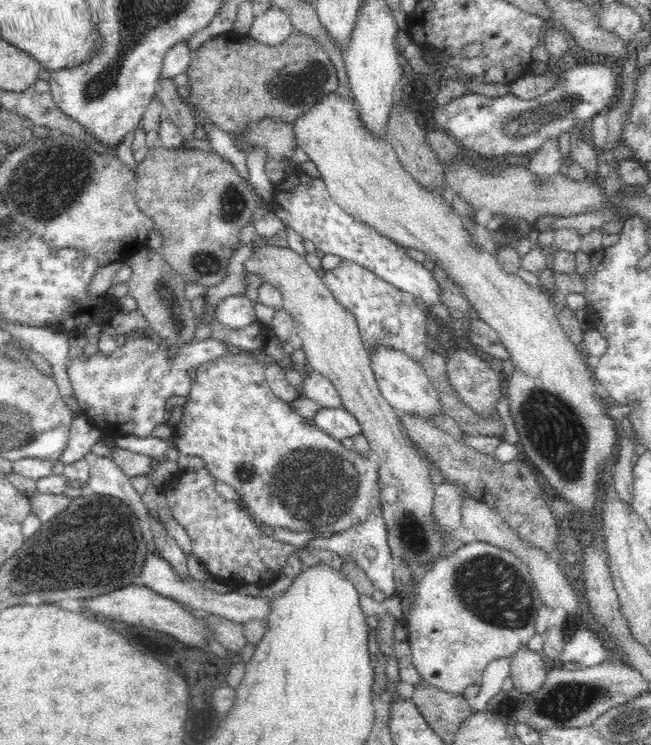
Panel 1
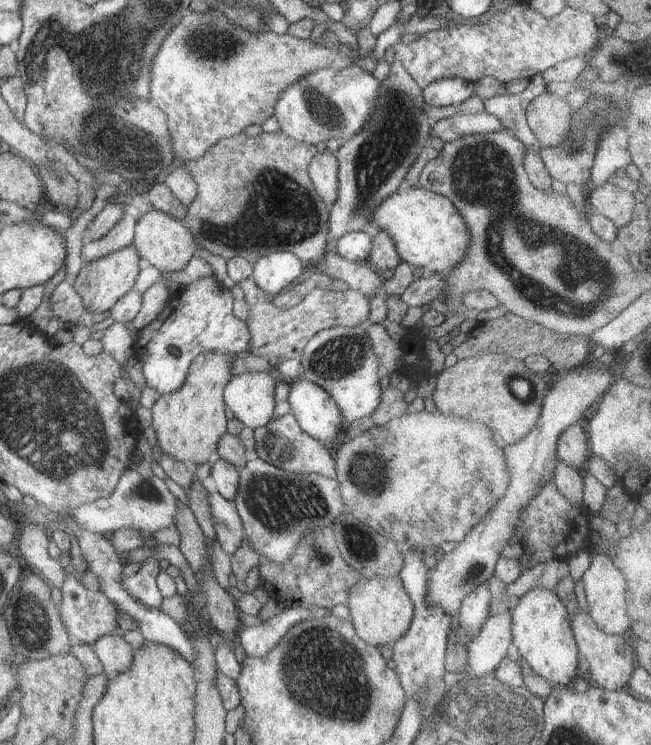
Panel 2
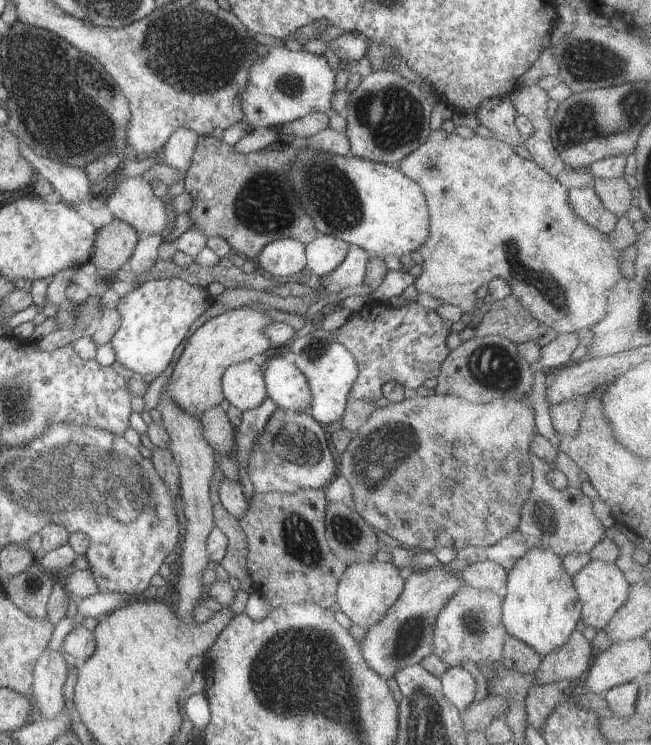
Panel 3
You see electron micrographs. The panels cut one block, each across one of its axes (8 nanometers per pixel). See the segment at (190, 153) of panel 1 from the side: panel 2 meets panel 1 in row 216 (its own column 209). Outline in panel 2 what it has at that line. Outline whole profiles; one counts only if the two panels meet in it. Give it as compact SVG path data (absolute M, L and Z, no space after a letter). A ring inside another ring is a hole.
M282 131L275 133L262 133L256 137L249 137L242 133L241 135L222 138L214 146L211 146L206 154L203 154L199 159L190 159L184 164L186 170L193 176L195 183L197 184L197 195L194 200L187 206L187 213L183 220L194 236L194 240L199 244L200 248L205 248L210 254L223 256L225 259L231 259L232 257L244 257L248 262L254 264L260 257L273 253L274 251L292 253L296 255L304 264L310 264L318 266L321 264L321 260L325 257L325 248L327 245L327 232L328 232L328 219L329 219L329 206L324 204L318 193L315 191L312 184L308 167L312 162L312 159L318 154L316 145L309 145L303 143L289 136L286 136Z

